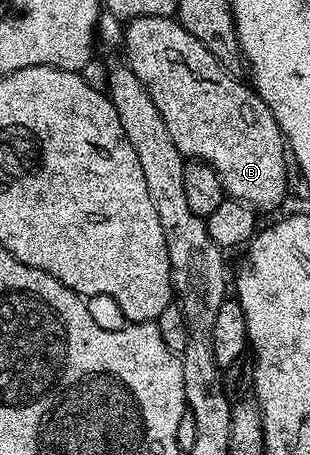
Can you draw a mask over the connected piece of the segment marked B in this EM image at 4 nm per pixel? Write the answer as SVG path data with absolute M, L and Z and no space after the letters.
M159 17L129 18L124 25L125 49L125 64L130 66L131 71L136 75L136 79L140 79L140 83L144 83L148 95L152 95L152 103L156 103L156 108L160 111L160 115L164 115L164 124L168 126L168 135L172 135L172 143L176 143L176 147L182 152L183 158L203 161L212 166L216 171L216 175L220 175L220 183L227 198L235 201L243 201L246 205L251 205L256 211L263 211L262 209L277 210L285 197L288 196L288 189L286 189L286 157L288 161L288 146L285 137L282 136L282 128L276 123L272 111L266 106L264 99L259 93L255 93L247 82L245 85L244 82L237 81L233 77L234 73L229 68L222 66L207 51L205 45L194 38L177 19L163 19Z

